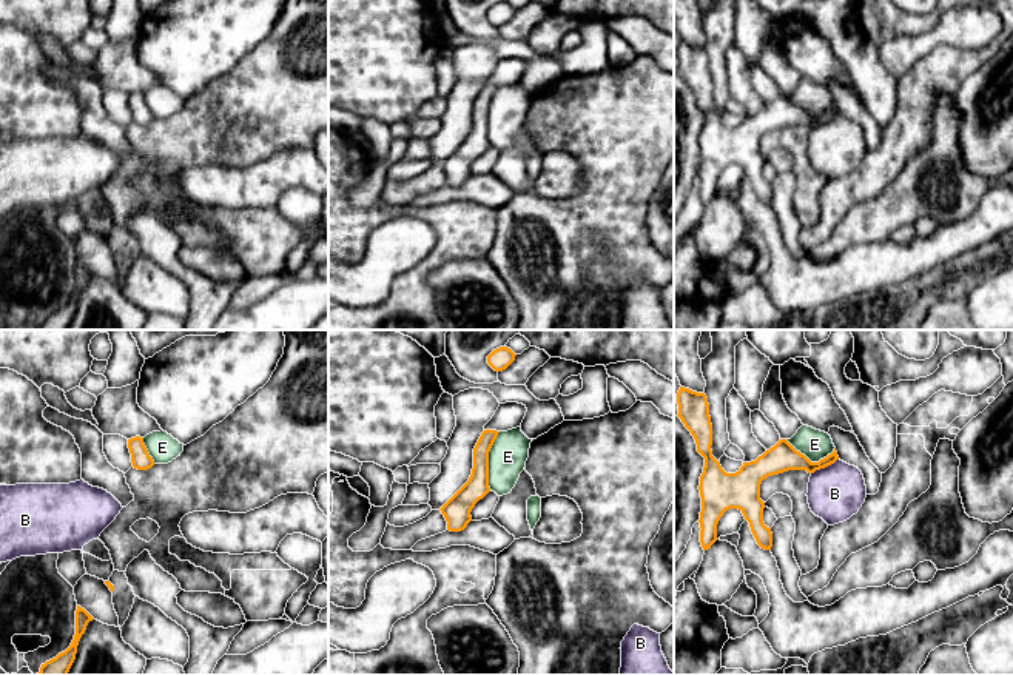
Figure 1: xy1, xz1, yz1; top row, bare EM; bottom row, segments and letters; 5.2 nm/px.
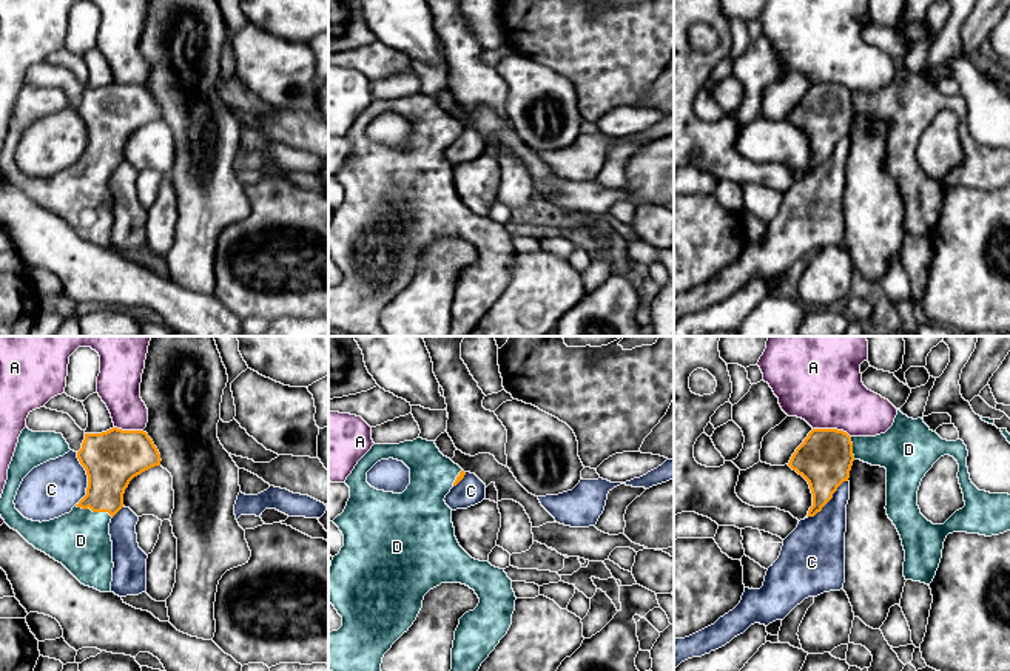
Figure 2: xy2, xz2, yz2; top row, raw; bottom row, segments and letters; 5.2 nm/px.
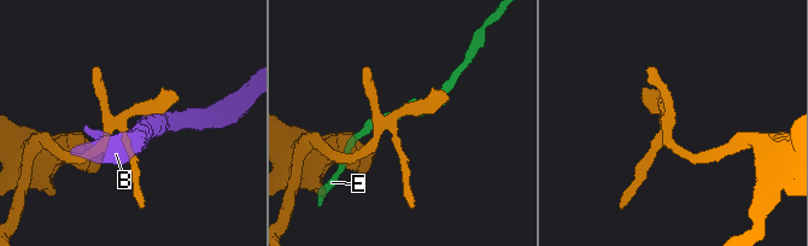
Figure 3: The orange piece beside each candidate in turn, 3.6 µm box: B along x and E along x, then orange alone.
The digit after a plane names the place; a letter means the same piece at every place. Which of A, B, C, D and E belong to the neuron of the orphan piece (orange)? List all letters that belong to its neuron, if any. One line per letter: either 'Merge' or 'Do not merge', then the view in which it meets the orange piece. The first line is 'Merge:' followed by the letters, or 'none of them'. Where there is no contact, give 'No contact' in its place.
Merge: D
A: Do not merge. Touches orange in yz2
B: Do not merge. Touches orange in yz1
C: Do not merge. Touches orange in xy2
D: Merge. Touches orange in xy2
E: Do not merge. Touches orange in xz1

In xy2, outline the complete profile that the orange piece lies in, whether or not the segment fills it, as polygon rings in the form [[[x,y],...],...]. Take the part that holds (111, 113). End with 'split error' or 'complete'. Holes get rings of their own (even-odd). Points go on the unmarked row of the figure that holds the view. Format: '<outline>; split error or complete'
[[[25,82],[8,123],[0,170],[11,184],[62,217],[82,239],[111,247],[111,173],[123,162],[130,136],[160,120],[160,108],[143,85],[113,82],[102,88],[85,88],[77,113],[88,130],[86,150],[69,168],[59,173],[42,177],[25,173],[14,159],[23,133],[34,122],[69,105],[62,88],[32,86]]]; split error

